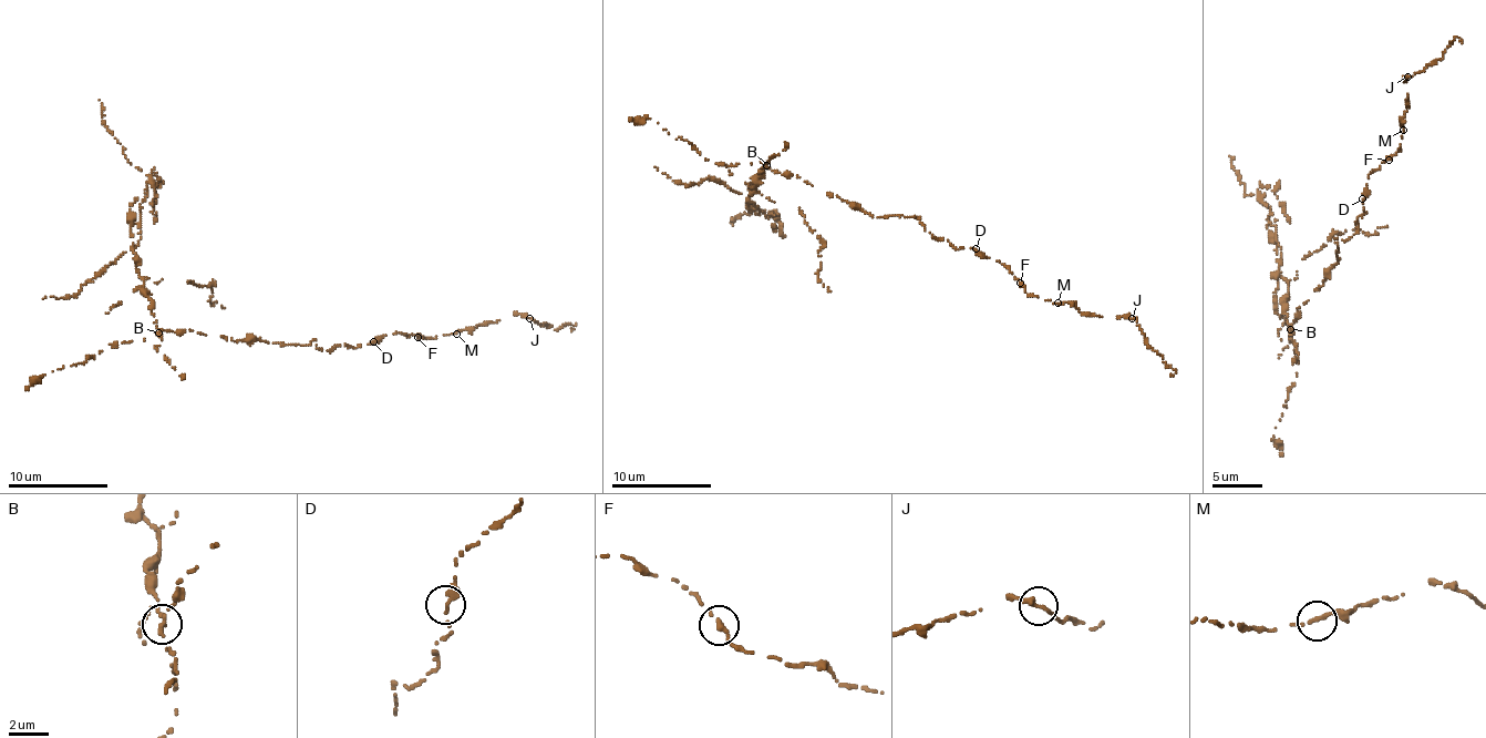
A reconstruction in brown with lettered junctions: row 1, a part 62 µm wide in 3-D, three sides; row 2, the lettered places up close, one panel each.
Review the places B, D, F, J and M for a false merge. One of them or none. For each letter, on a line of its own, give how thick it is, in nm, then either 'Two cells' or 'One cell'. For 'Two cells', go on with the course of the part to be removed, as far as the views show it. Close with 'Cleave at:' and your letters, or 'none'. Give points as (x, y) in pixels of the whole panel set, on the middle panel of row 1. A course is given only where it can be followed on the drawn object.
B: Thickness 260 nm. Two cells. Course of the part to remove: (766, 164), (749, 196), (760, 214), (760, 211), (765, 217), (772, 216), (753, 207), (750, 215), (731, 223)
D: Thickness 280 nm. One cell
F: Thickness 240 nm. One cell
J: Thickness 240 nm. One cell
M: Thickness 200 nm. One cell
Cleave at: B

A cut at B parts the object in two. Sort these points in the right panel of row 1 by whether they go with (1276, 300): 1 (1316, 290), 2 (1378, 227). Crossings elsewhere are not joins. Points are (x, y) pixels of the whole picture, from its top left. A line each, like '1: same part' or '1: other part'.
1: other part
2: same part

